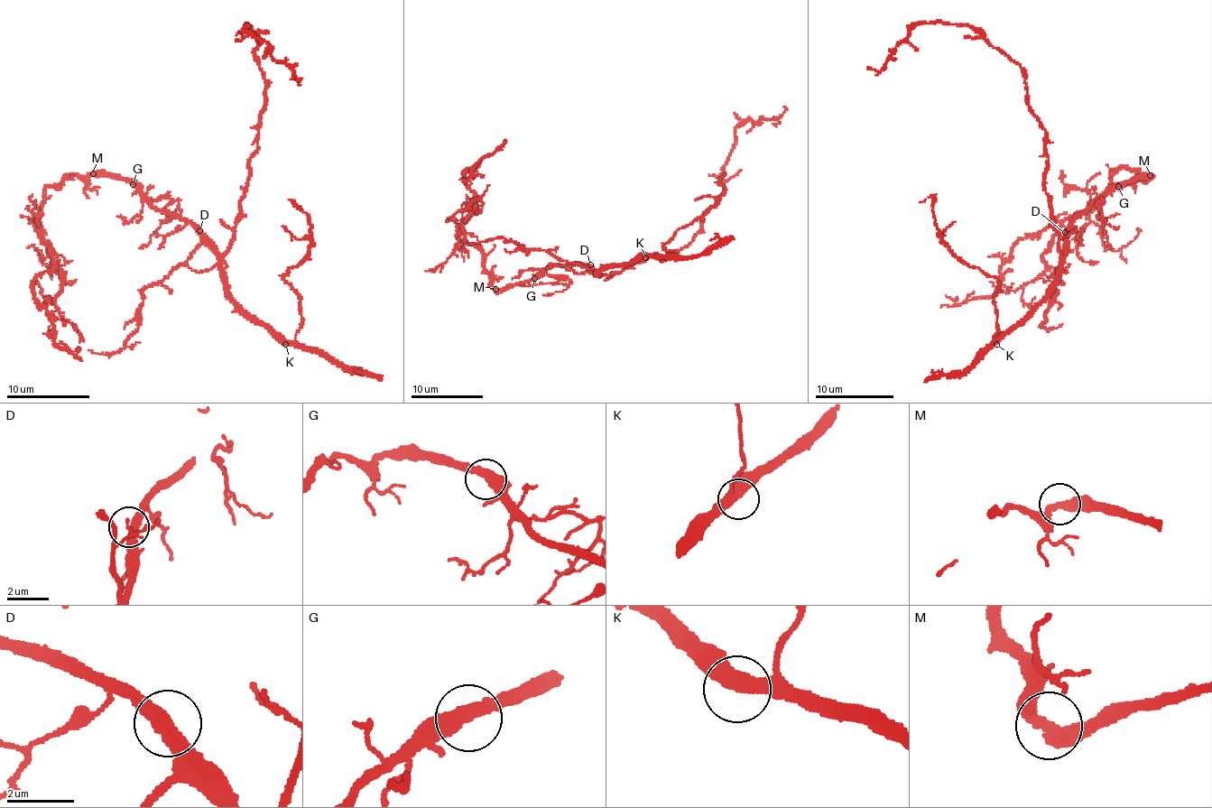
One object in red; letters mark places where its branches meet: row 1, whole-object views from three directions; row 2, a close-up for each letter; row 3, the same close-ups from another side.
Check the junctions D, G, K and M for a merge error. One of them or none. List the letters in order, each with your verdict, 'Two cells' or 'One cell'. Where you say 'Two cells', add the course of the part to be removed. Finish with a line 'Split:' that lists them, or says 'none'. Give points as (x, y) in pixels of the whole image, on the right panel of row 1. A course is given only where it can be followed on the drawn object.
D: One cell
G: One cell
K: One cell
M: One cell
Split: none

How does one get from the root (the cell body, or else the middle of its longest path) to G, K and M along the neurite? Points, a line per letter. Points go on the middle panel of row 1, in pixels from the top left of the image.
G: (587, 266), (574, 264), (549, 264), (534, 278)
K: (587, 266), (596, 273), (596, 276), (610, 266), (632, 264), (645, 257)
M: (587, 266), (574, 264), (549, 264), (528, 281), (494, 288)

